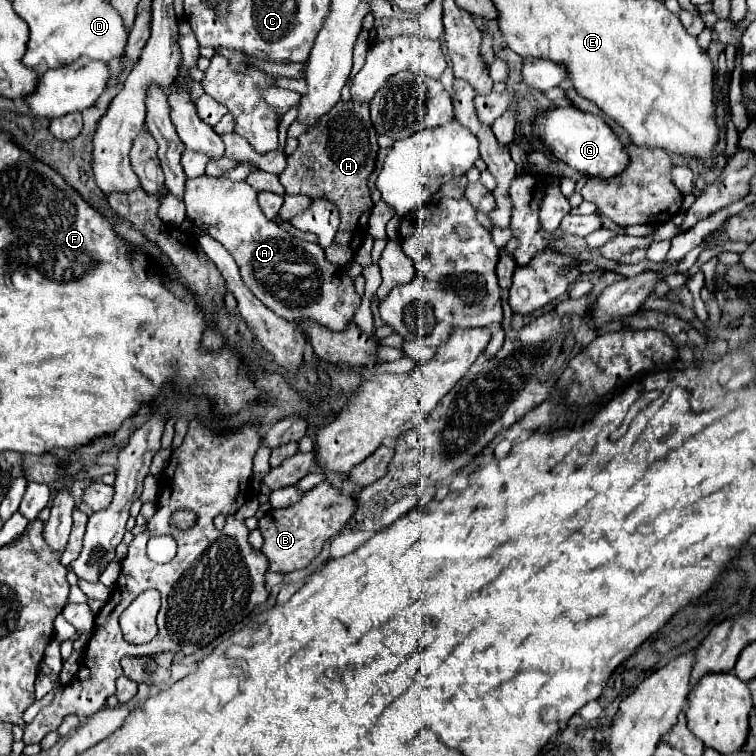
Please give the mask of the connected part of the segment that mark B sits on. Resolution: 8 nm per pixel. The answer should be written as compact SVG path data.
M321 482L309 492L305 492L303 498L293 506L287 506L281 510L269 510L259 520L259 530L265 540L261 546L261 552L269 560L269 570L287 574L287 572L309 566L311 560L321 552L323 544L331 536L345 530L353 512L355 512L355 500L339 494L339 490L335 490L327 482Z

